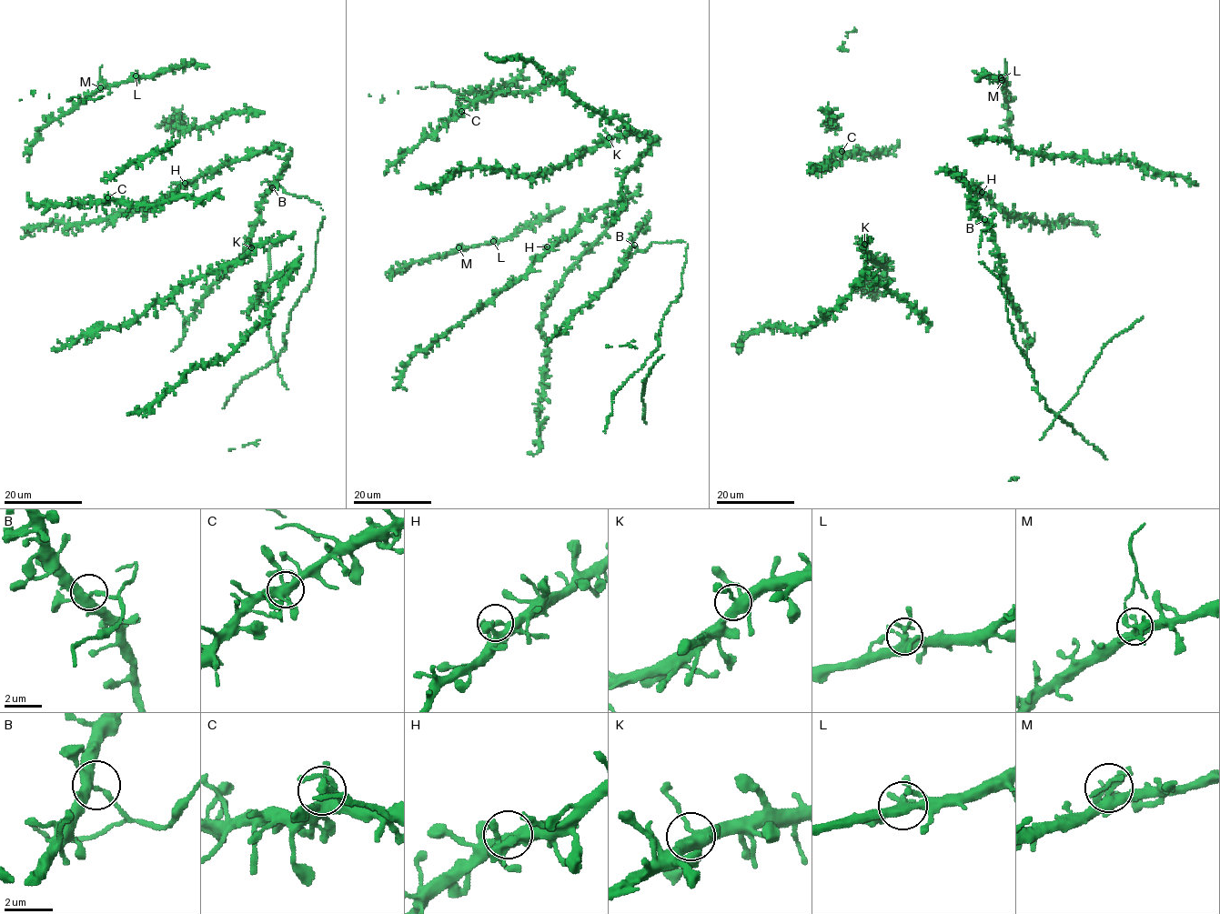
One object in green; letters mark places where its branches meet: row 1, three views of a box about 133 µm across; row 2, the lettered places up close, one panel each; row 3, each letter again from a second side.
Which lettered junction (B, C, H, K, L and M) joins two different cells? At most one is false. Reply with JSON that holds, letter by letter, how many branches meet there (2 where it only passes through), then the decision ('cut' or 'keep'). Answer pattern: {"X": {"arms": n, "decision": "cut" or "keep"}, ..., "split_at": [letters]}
{"B": {"arms": 4, "decision": "keep"}, "C": {"arms": 5, "decision": "keep"}, "H": {"arms": 5, "decision": "keep"}, "K": {"arms": 5, "decision": "keep"}, "L": {"arms": 5, "decision": "keep"}, "M": {"arms": 6, "decision": "cut"}, "split_at": ["M"]}

